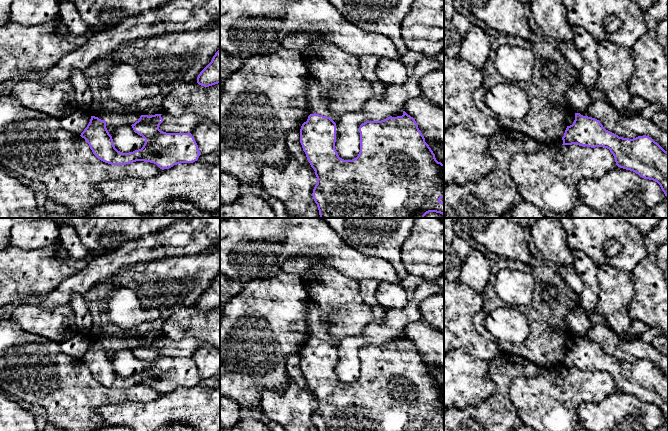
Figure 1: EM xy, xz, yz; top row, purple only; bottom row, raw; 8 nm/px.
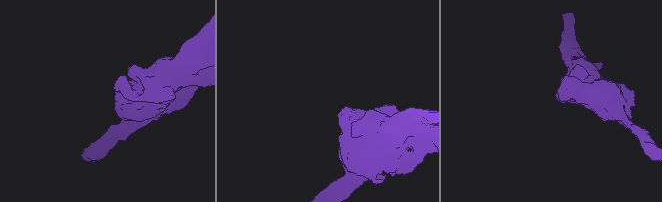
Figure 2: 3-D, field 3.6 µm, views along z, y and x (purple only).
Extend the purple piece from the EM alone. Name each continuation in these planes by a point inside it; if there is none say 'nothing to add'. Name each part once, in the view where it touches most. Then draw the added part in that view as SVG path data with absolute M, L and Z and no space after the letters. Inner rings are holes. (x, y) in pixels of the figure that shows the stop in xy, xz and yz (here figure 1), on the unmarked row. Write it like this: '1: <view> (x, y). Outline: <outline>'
nothing to add

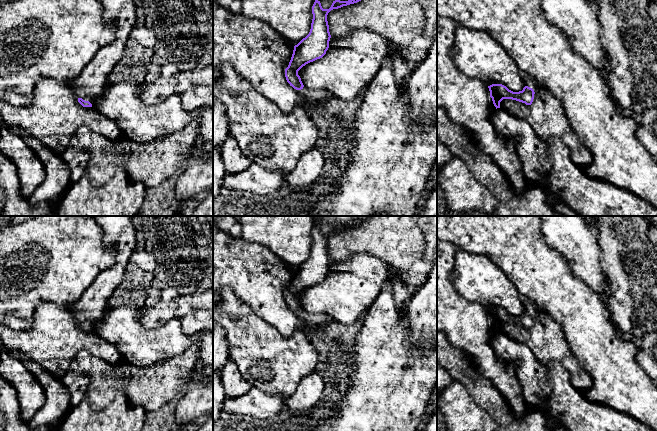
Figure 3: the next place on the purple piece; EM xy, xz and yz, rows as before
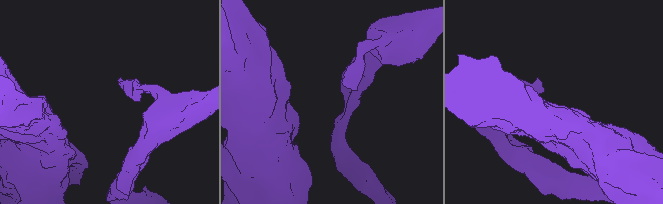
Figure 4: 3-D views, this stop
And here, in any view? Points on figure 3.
1: xy (118, 231). Outline: M93 216L103 230L103 243L116 253L113 266L101 272L80 298L69 308L73 317L85 325L104 316L108 301L122 281L136 246L132 216Z

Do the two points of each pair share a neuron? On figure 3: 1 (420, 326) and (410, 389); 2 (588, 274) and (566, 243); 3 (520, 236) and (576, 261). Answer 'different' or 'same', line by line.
1: different
2: same
3: different

